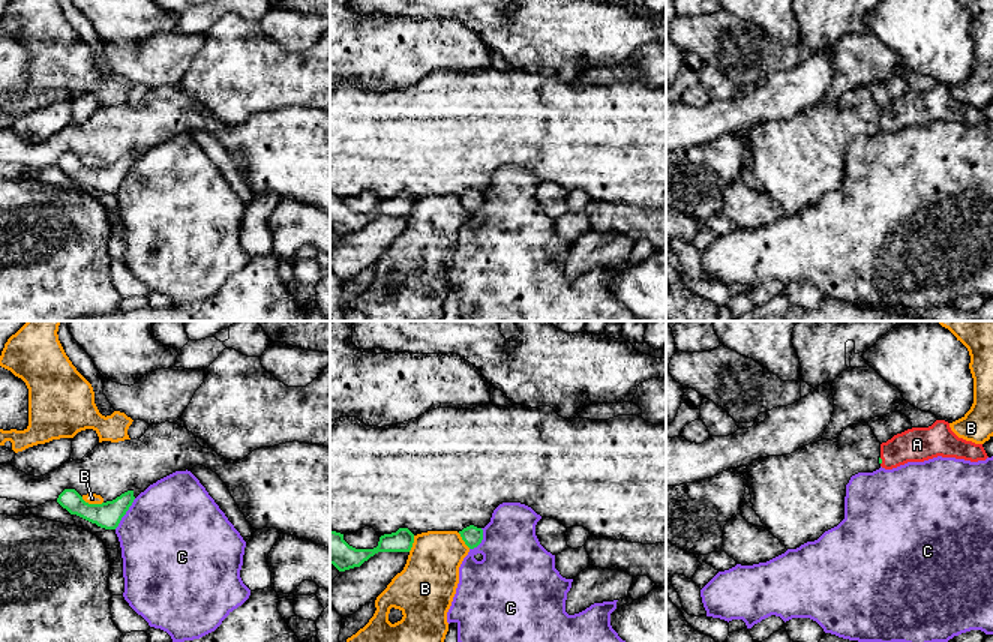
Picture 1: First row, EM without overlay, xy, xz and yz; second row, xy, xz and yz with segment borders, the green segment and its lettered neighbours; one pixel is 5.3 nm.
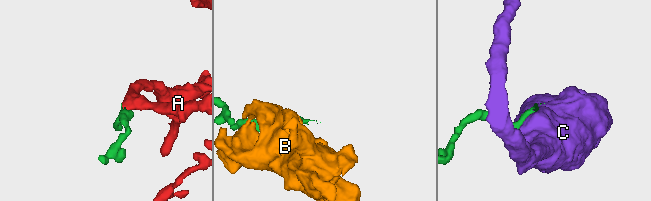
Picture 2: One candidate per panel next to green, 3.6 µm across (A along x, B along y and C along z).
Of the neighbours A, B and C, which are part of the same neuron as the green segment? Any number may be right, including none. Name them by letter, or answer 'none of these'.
A

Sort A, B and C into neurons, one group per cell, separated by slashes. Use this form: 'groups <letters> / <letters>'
groups A / B / C

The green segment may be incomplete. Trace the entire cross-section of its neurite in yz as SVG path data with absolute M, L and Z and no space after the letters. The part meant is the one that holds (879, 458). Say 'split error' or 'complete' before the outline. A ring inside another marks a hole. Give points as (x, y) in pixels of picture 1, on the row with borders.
split error; M936 420L928 428L912 428L882 442L879 464L885 470L892 470L908 462L924 462L938 456L970 462L988 458L982 444L958 438L948 422Z

